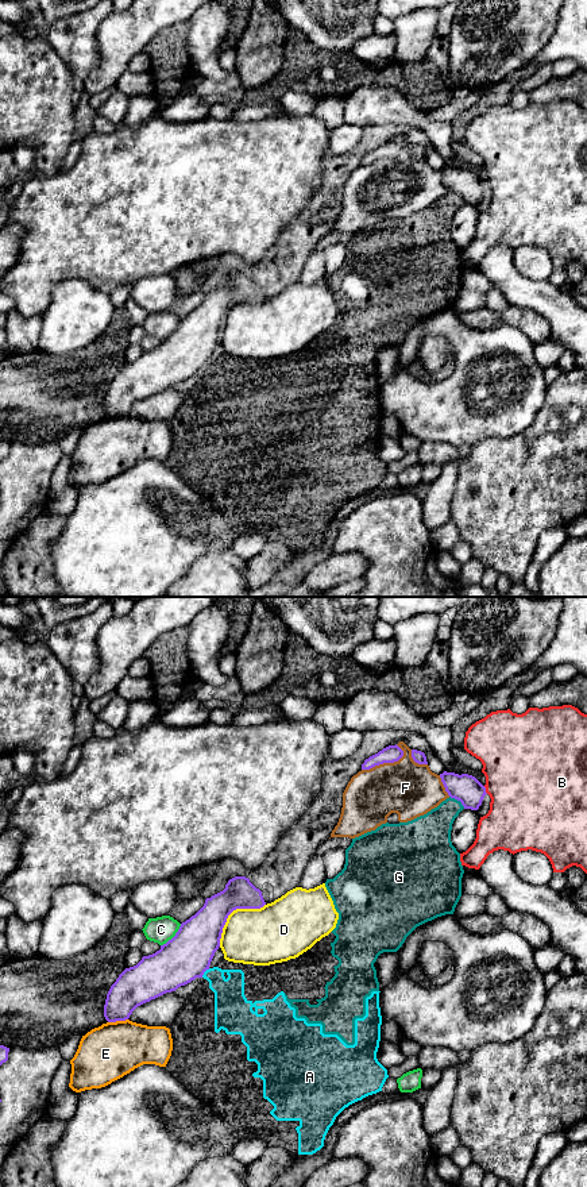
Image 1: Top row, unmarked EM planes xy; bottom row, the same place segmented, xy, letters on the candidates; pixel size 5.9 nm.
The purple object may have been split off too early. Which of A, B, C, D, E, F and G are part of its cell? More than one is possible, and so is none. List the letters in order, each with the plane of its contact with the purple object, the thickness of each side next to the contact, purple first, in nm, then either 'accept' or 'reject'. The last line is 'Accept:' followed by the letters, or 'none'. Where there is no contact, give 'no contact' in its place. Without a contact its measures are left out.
A: xy | 280/190 nm | reject
B: xy | 170/480 nm | reject
C: xy | 280/160 nm | reject
D: xy | 260/340 nm | reject
E: xy | 220/340 nm | reject
F: xy | 100/320 nm | reject
G: xy | 170/220 nm | reject
Accept: none

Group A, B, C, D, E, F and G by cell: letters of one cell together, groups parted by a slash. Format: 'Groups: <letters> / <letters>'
Groups: A G / B / C / D / E / F

